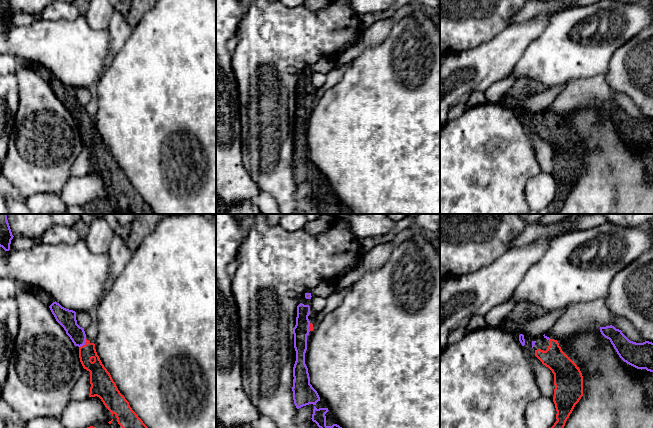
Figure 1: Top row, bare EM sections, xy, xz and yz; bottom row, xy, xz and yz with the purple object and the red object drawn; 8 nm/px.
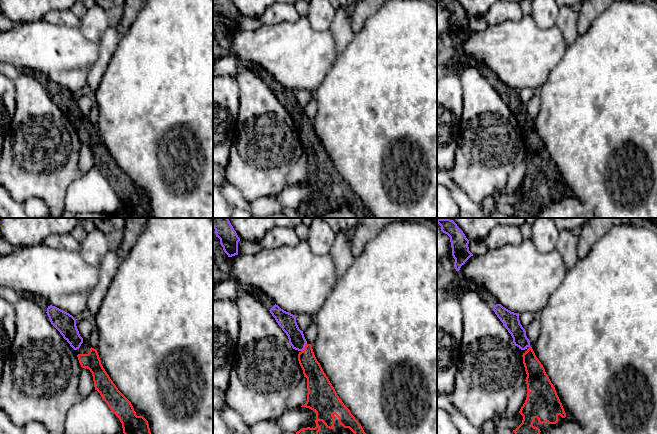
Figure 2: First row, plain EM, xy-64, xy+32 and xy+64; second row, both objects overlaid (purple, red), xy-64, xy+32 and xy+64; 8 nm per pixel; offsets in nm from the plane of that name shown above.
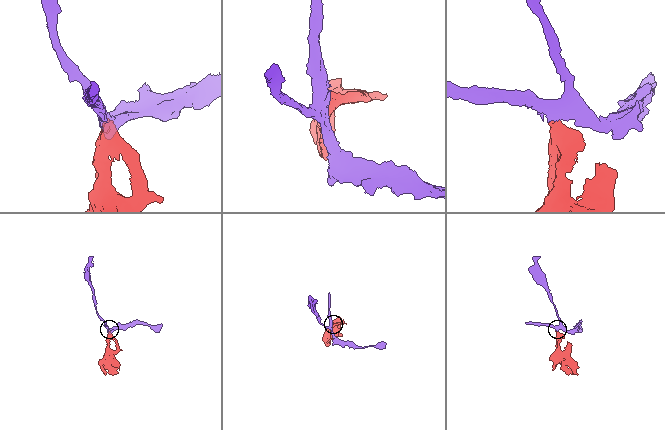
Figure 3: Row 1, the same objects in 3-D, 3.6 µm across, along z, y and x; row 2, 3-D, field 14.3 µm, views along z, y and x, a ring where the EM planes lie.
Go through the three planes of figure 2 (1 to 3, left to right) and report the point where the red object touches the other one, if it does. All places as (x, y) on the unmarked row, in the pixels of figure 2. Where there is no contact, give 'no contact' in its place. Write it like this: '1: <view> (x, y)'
1: no contact
2: xy+32 (304, 123)
3: no contact

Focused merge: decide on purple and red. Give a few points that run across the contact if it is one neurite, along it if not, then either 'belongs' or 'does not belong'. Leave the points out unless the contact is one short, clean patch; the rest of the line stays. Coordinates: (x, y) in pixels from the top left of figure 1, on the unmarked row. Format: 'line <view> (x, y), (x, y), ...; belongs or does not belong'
line xy (66, 94), (83, 120), (86, 136), (97, 146); belongs

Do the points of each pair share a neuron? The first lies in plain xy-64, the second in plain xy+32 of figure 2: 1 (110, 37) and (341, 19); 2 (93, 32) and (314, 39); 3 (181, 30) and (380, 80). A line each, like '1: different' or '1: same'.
1: same
2: different
3: same

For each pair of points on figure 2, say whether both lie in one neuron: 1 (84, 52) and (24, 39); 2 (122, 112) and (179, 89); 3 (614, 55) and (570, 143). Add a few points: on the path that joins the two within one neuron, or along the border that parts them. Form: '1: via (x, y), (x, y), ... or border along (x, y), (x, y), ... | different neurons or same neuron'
1: via (69, 52), (60, 52), (57, 49), (39, 46) | same neuron
2: via (136, 112), (156, 112), (165, 103) | same neuron
3: via (614, 77), (614, 83), (592, 105), (592, 121) | same neuron

